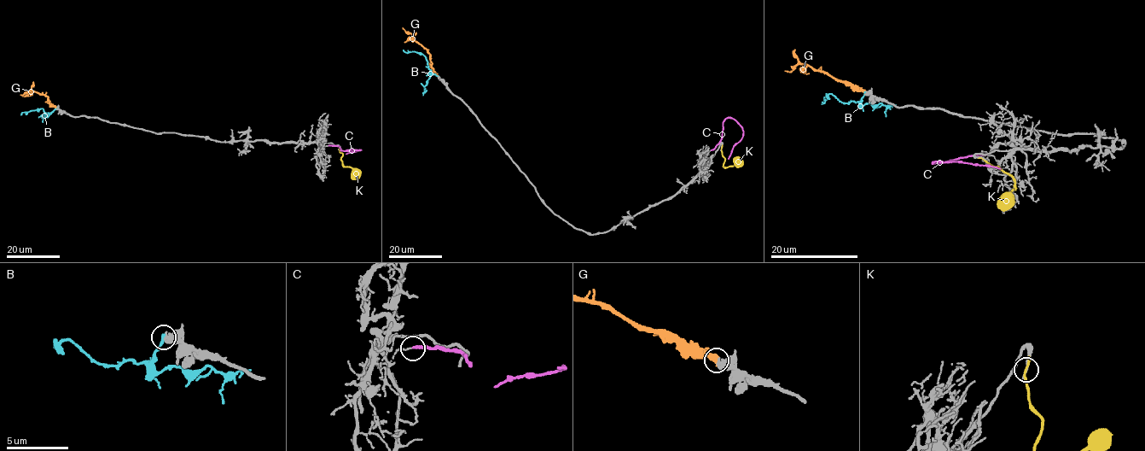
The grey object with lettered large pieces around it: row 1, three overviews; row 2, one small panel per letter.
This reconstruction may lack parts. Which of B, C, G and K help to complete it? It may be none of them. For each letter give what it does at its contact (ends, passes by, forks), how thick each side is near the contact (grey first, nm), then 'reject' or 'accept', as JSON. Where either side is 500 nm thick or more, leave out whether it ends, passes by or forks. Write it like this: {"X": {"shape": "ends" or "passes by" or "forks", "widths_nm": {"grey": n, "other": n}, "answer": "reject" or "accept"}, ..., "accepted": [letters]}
{"B": {"widths_nm": {"grey": 500, "other": 280}, "answer": "reject"}, "C": {"shape": "ends", "widths_nm": {"grey": 90, "other": 260}, "answer": "reject"}, "G": {"shape": "ends", "widths_nm": {"grey": 420, "other": 400}, "answer": "accept"}, "K": {"shape": "ends", "widths_nm": {"grey": 260, "other": 240}, "answer": "reject"}, "accepted": ["G"]}

